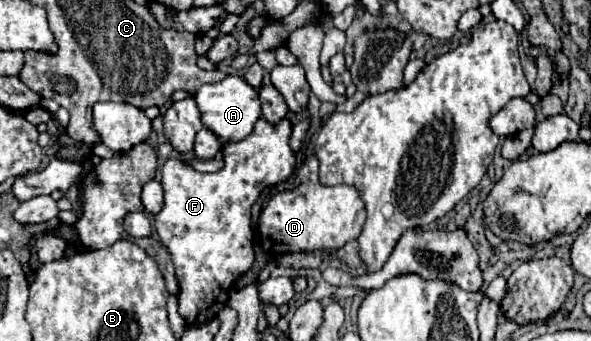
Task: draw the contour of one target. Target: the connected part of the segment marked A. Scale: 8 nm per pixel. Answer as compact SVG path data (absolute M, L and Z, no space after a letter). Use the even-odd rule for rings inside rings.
M226 76L222 82L216 84L204 84L196 96L194 96L198 110L200 110L200 118L202 124L212 130L222 144L228 142L238 142L240 138L246 138L256 120L260 118L260 100L258 100L258 92L240 76Z

